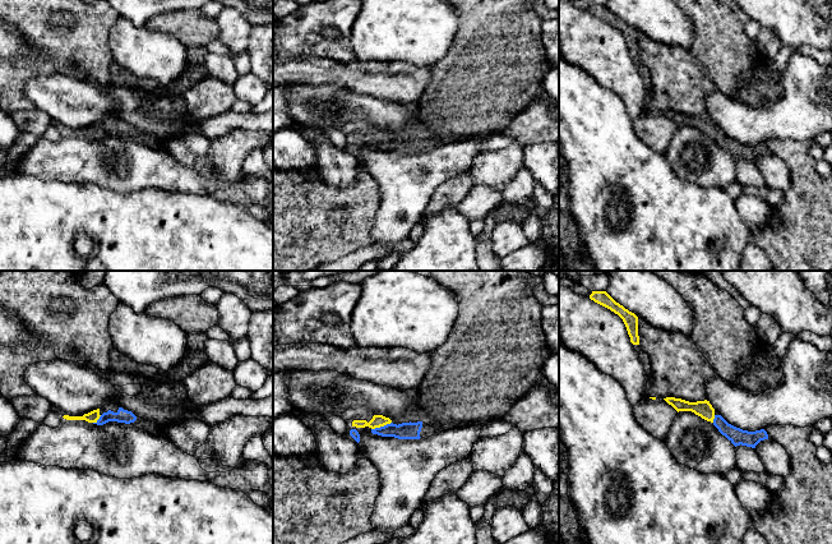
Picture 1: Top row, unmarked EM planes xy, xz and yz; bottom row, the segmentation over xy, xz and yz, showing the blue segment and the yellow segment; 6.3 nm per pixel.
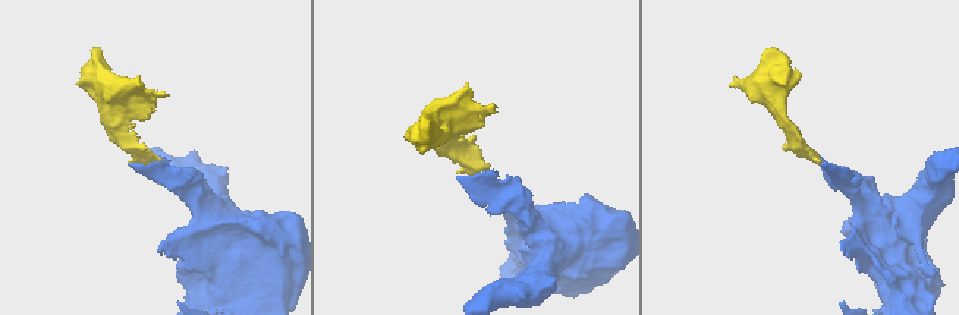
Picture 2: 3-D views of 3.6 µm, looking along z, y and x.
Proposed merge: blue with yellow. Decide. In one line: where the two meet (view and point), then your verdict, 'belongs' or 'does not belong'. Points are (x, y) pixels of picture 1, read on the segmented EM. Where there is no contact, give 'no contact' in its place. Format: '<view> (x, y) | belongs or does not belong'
xz (380, 427) | belongs

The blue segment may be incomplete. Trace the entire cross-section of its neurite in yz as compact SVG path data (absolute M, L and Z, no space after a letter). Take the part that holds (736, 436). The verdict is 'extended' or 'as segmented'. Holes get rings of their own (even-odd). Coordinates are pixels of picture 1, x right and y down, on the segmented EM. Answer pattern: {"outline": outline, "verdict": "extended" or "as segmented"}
{"outline": "M666 397L664 400L678 412L692 411L702 419L711 421L735 447L741 444L755 448L761 441L768 439L768 434L764 429L748 432L729 424L721 415L715 414L715 409L707 400L697 402L689 402L675 397Z", "verdict": "extended"}

